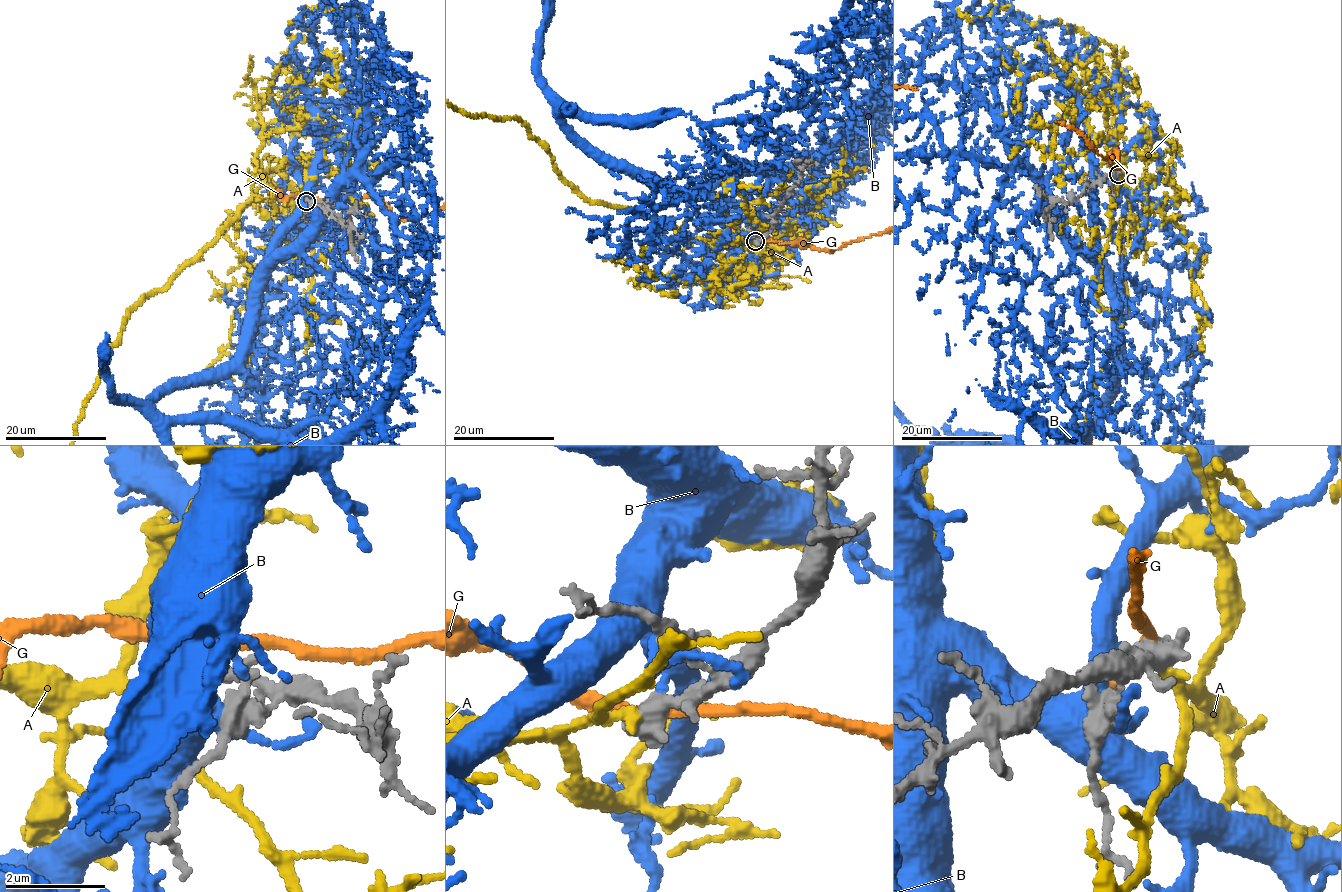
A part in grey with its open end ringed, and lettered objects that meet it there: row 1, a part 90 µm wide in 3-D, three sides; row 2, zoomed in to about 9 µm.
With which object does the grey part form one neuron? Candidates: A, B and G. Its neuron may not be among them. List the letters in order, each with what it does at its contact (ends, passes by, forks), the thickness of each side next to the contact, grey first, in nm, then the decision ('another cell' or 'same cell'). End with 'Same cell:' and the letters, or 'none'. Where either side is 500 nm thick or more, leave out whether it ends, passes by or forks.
A: it passes by; 400 nm thick on the grey side, 160 nm on the other; same cell
B: it passes by; 400 nm thick on the grey side, 320 nm on the other; another cell
G: 550 nm thick on the grey side, 240 nm on the other; another cell
Same cell: A

